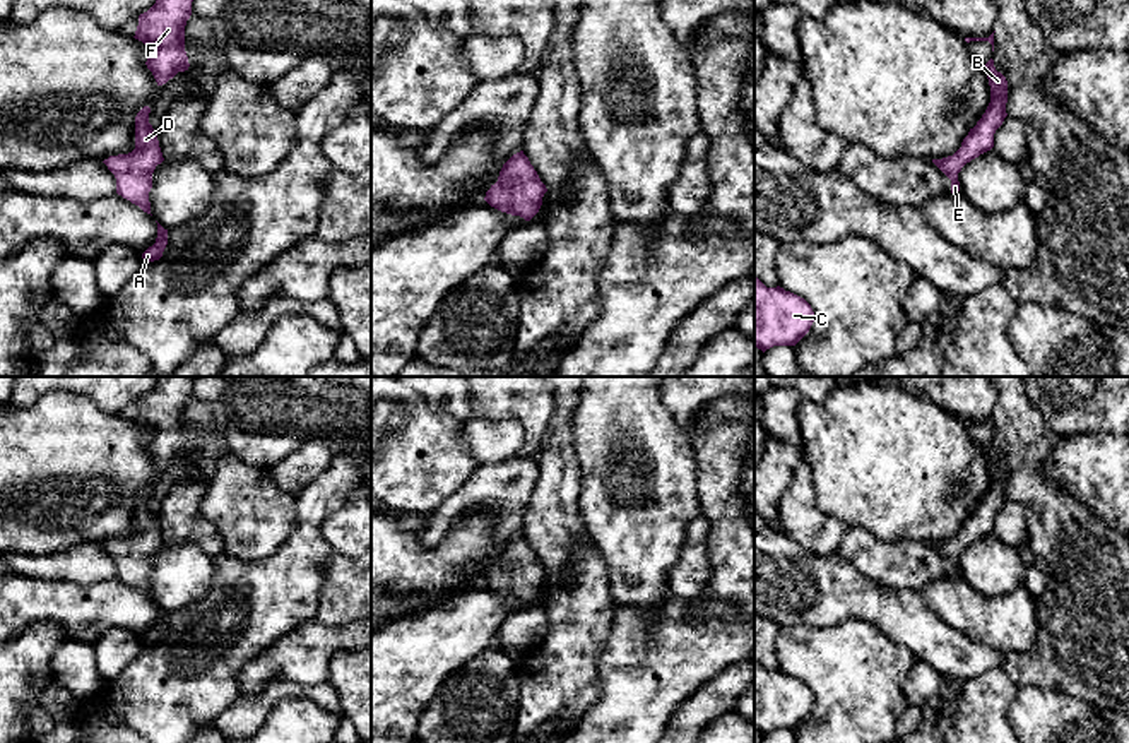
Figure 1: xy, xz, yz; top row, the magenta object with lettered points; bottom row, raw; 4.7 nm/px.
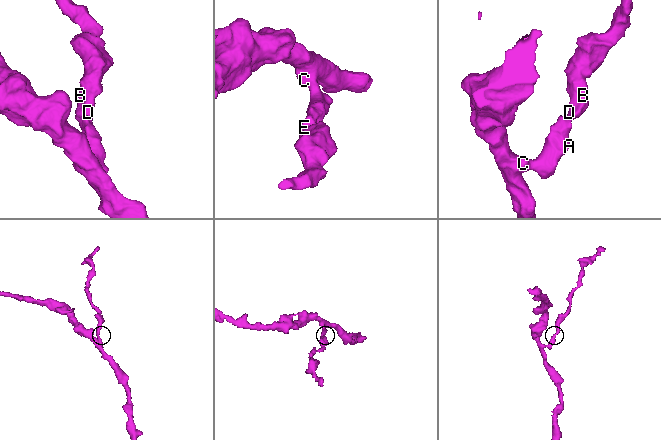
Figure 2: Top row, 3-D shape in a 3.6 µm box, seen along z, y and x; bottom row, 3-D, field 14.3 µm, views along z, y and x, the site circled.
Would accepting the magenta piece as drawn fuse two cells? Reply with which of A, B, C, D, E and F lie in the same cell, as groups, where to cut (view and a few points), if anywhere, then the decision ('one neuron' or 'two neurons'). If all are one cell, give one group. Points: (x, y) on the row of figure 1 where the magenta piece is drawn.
A B C D E F | no cut | one neuron

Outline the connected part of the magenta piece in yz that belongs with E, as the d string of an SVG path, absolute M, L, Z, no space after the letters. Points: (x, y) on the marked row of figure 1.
M992 58L985 65L982 62L978 63L987 72L990 86L990 103L977 125L970 128L968 135L963 139L961 147L953 156L932 159L932 163L951 180L951 193L960 192L958 173L961 171L961 168L994 147L994 134L1008 116L1006 77L996 70Z

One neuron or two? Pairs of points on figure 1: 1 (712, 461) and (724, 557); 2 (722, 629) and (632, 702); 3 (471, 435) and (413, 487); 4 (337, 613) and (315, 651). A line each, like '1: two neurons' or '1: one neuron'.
1: one neuron
2: one neuron
3: two neurons
4: two neurons

